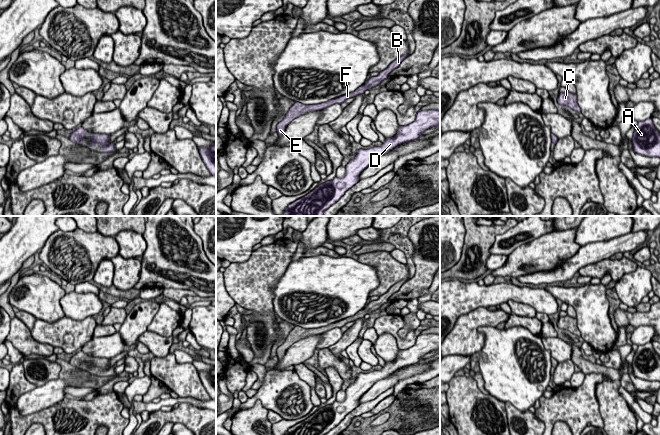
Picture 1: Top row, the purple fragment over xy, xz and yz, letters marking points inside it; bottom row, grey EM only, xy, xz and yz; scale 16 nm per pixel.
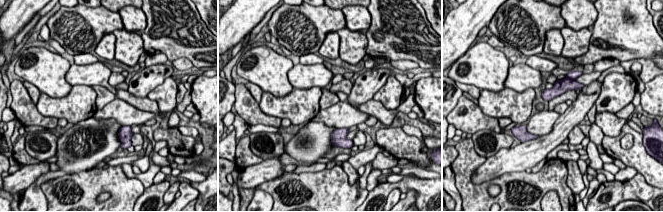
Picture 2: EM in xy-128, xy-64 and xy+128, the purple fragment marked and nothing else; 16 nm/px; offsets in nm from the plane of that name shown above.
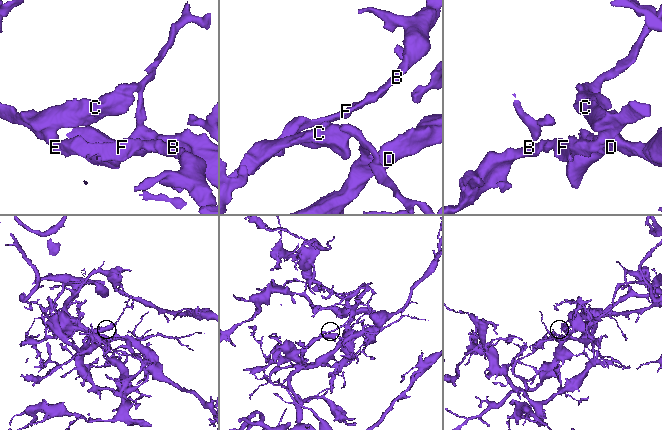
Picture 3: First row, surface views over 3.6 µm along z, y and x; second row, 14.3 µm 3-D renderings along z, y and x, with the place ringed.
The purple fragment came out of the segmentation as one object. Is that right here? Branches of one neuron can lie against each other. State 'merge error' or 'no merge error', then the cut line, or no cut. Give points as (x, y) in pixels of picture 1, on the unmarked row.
merge error; cut in xy along (94, 358), (96, 362), (95, 369)

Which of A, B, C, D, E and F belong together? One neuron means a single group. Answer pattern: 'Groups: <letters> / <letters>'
Groups: A C D E / B F

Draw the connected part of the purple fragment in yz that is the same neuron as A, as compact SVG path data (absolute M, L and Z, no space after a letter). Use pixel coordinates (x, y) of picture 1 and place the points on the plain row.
M651 342L638 346L633 357L632 368L636 377L660 382L660 357Z

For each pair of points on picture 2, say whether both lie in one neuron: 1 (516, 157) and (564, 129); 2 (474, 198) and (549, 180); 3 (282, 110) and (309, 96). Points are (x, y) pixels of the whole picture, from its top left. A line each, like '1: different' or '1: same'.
1: same
2: same
3: same

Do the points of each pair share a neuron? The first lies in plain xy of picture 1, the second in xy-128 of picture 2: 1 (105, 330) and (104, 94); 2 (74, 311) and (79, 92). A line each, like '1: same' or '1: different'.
1: same
2: different

